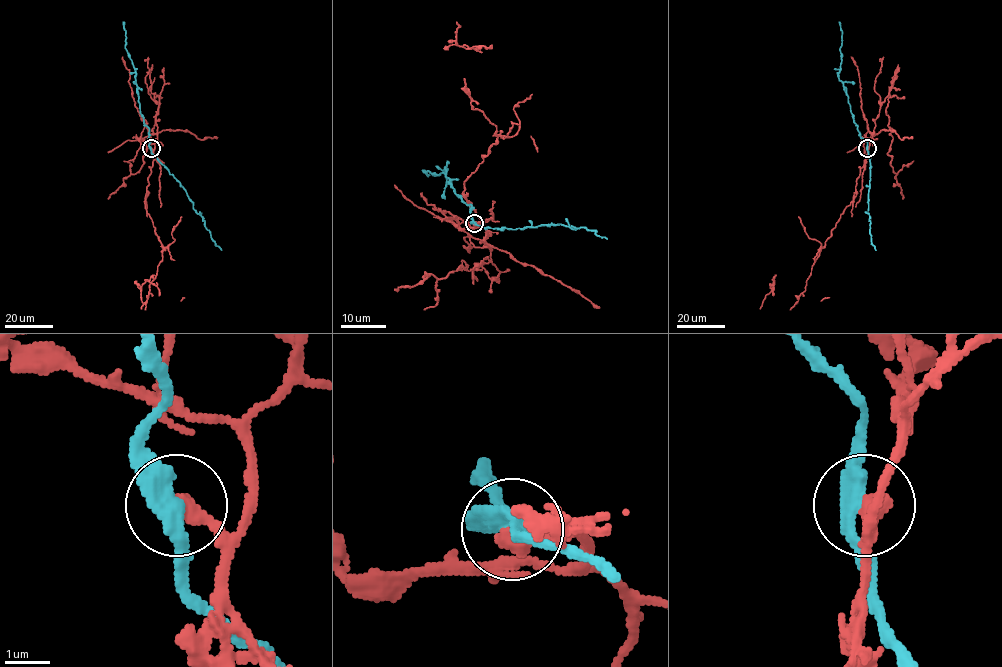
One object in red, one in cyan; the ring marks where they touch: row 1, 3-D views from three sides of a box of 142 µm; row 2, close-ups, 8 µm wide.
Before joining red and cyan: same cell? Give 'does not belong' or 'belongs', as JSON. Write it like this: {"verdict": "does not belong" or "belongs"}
{"verdict": "does not belong"}

